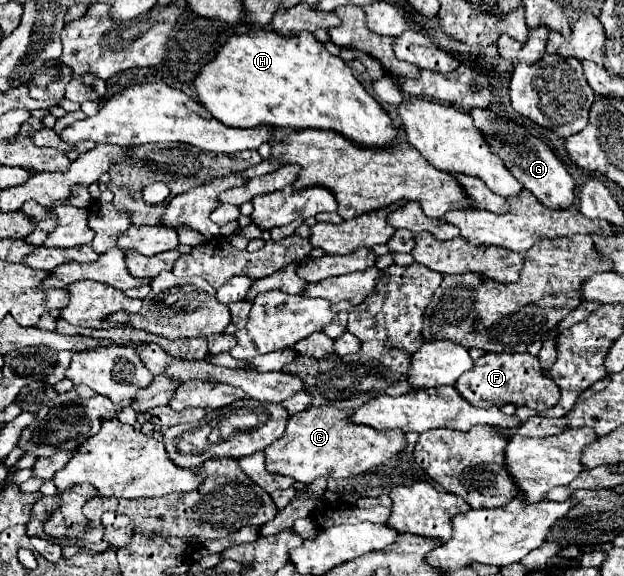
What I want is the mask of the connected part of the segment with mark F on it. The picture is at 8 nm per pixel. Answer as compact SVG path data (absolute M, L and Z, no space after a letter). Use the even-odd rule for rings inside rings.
M527 352L523 354L483 354L475 364L473 370L461 374L461 378L455 382L455 390L473 406L487 408L487 406L501 406L501 404L515 404L515 406L529 406L535 408L537 398L543 408L535 408L539 412L549 410L555 384L551 378L543 376L543 370L537 362L537 356L531 356Z

